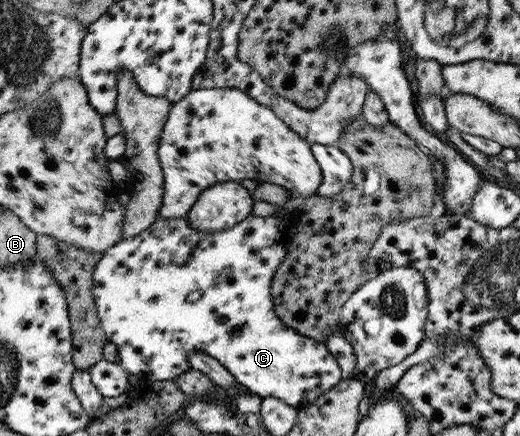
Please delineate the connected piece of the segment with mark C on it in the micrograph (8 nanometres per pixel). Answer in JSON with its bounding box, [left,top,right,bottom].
[90,214,343,410]

